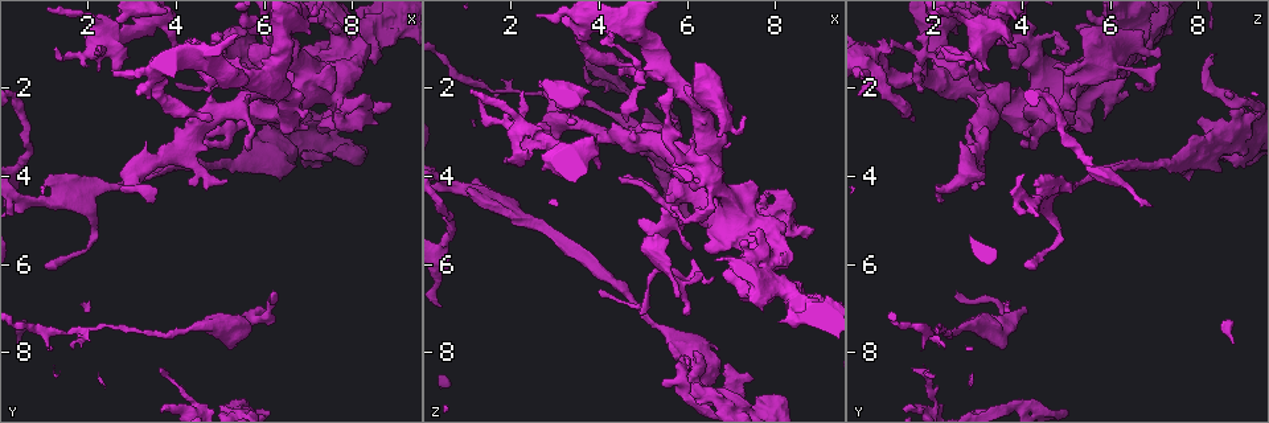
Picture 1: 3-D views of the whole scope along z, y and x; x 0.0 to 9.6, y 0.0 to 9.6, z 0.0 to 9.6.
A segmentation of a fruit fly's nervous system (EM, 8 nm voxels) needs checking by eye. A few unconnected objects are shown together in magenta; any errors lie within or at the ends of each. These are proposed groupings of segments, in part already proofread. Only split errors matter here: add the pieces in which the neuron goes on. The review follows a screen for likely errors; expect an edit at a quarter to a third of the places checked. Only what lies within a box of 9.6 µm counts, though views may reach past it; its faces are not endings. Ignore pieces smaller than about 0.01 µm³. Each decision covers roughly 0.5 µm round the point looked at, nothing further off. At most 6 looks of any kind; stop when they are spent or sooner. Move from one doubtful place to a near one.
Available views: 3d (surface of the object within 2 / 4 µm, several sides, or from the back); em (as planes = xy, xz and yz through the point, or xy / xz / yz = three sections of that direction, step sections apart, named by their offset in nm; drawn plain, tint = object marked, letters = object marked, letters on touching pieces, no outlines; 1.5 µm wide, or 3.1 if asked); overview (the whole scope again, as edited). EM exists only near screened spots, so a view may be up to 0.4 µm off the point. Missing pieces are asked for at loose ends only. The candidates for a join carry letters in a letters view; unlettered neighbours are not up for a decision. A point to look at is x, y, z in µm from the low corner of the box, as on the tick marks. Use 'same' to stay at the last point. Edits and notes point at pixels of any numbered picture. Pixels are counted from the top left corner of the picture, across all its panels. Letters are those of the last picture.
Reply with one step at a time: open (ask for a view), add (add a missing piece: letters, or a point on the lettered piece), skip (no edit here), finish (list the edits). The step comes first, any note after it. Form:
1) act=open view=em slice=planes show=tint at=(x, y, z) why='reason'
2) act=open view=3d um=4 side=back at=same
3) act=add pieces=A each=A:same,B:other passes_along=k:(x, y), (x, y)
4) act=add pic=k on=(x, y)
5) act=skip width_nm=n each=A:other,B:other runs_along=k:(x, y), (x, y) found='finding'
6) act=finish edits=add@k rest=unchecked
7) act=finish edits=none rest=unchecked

act=open view=3d um=2 at=(6.00, 1.20, 8.35) why='an open end'

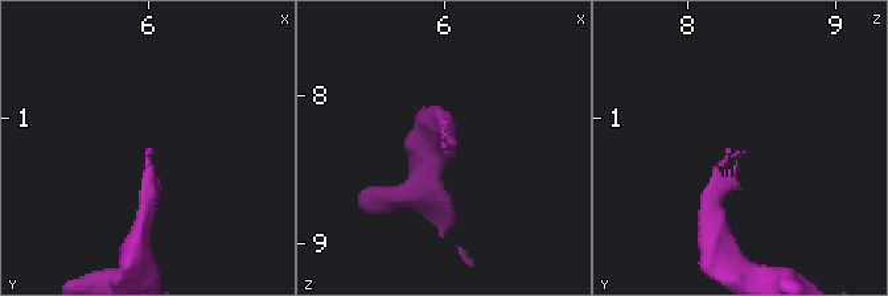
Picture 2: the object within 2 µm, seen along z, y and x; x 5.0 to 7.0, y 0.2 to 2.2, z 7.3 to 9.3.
act=open view=em slice=yz step=8 show=tint at=(6.02, 1.24, 8.34)

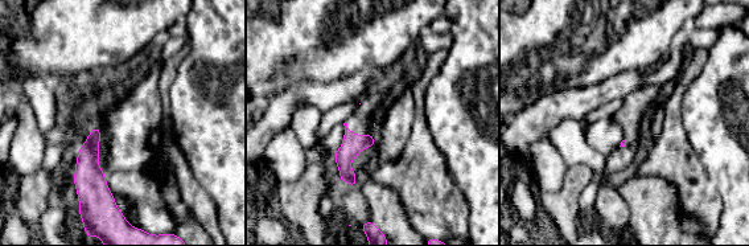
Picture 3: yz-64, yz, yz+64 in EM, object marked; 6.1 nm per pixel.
act=open view=em slice=planes show=letters at=same

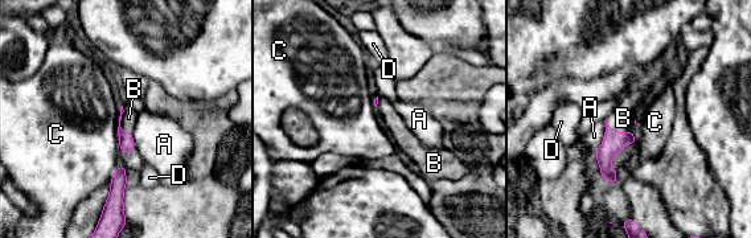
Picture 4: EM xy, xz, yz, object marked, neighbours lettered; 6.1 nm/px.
act=add pieces=B each=A:other,B:same,C:other,D:other passes_along=4:(126, 139), (119, 122), (128, 118) found='it goes on there'

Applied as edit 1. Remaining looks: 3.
act=open view=overview

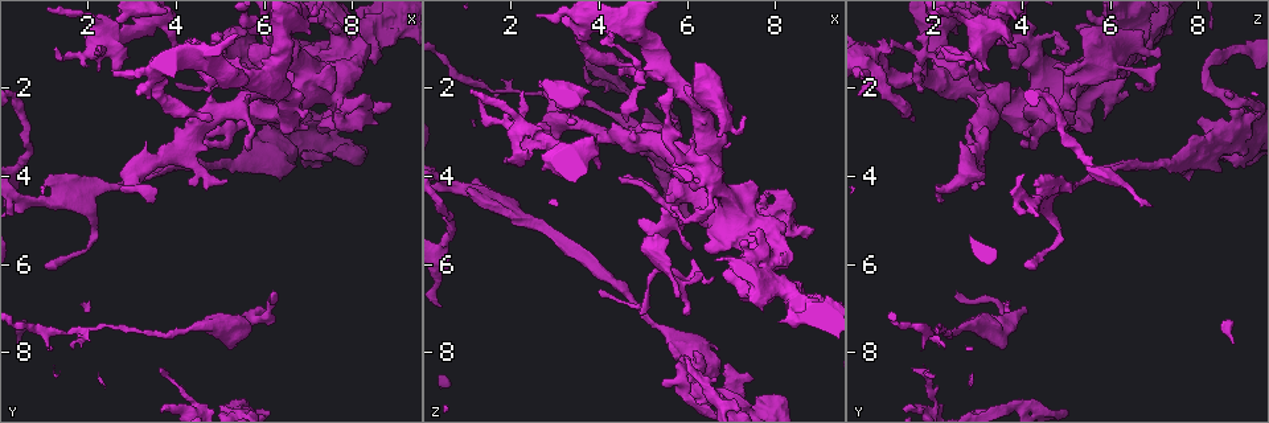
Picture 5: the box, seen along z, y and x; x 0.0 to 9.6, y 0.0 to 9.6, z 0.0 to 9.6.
act=open view=3d um=2 at=(3.55, 8.35, 1.50)

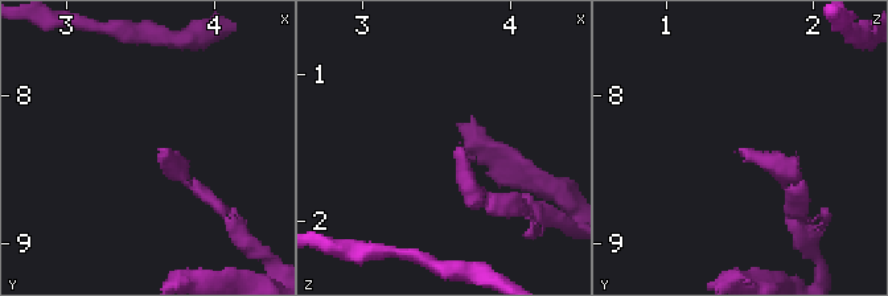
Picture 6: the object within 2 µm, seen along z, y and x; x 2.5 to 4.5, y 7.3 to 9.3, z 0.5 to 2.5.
act=open view=em slice=planes show=letters at=(3.64, 8.36, 1.50) why='need the tissue'

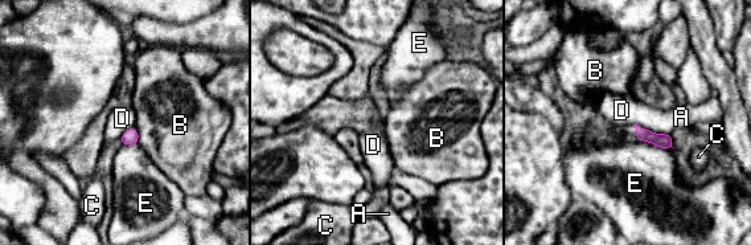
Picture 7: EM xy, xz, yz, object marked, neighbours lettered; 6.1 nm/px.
act=skip width_nm=80 each=A:other,B:other,C:other,D:other,E:other border=7:(632, 125), (667, 134) found='no lettered piece goes on from it'

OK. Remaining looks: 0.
act=finish edits=add@4 rest=unchecked

